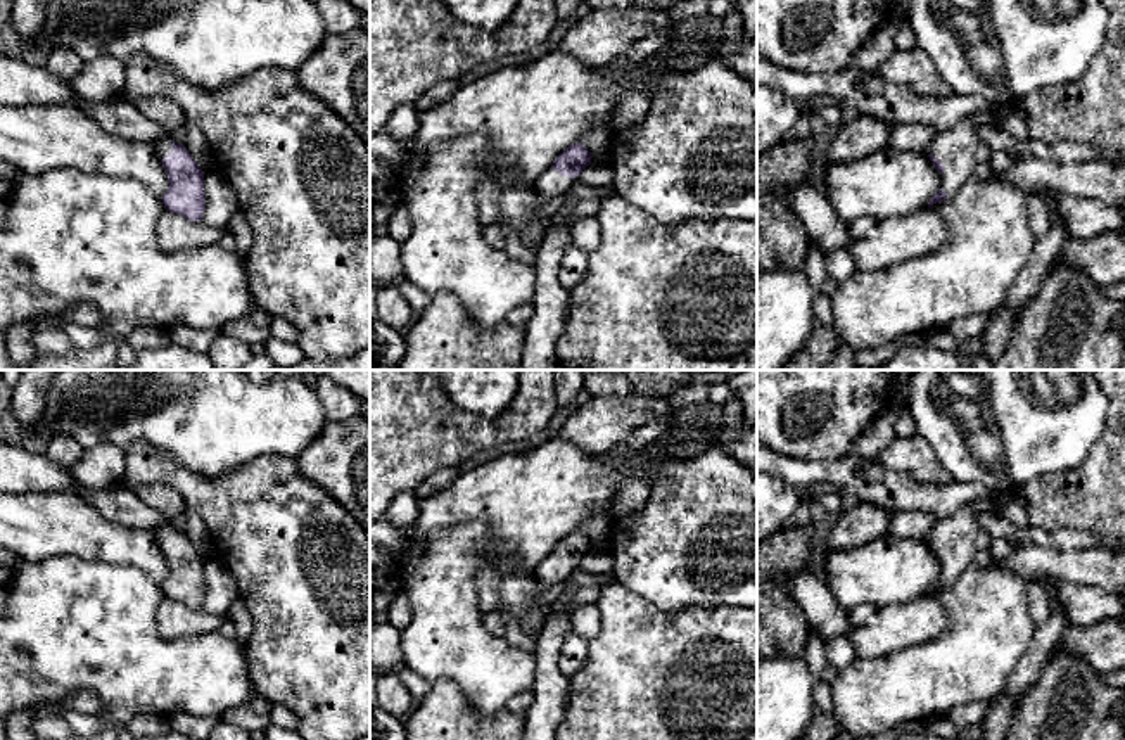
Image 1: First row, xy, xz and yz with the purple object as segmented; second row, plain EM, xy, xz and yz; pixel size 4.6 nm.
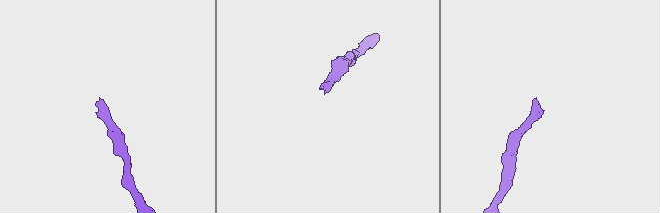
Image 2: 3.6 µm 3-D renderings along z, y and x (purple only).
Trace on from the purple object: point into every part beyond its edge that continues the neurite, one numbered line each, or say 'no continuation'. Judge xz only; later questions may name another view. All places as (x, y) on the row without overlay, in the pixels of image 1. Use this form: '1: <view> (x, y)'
1: xz (548, 571)

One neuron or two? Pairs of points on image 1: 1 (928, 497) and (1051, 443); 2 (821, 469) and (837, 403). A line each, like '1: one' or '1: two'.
1: two
2: two

